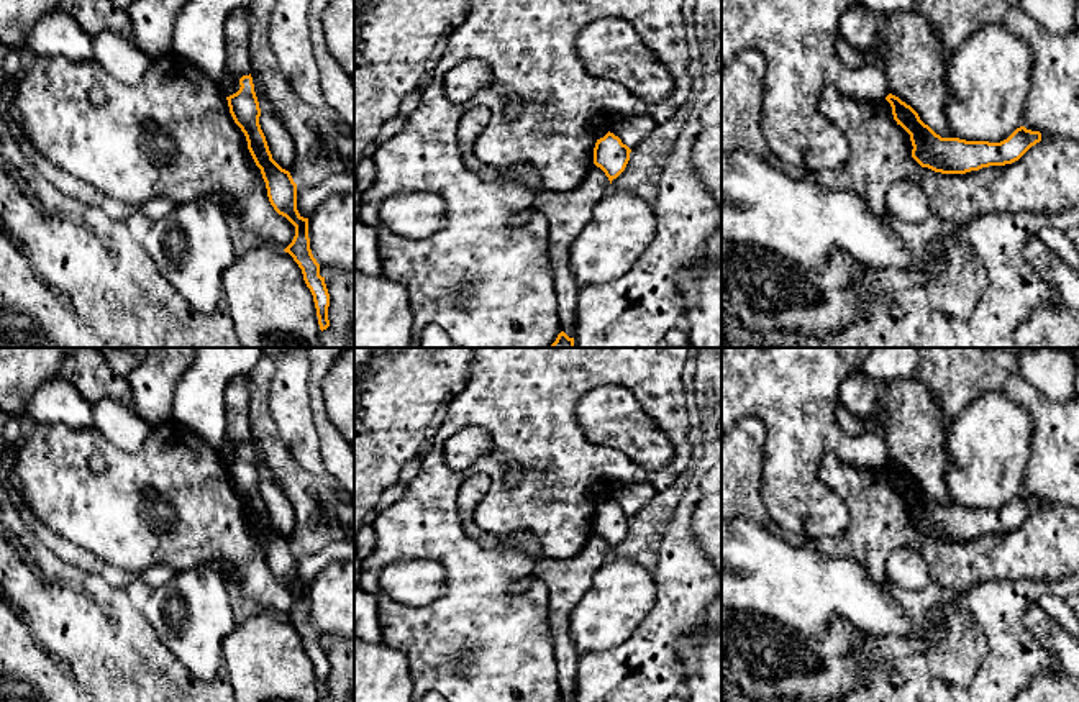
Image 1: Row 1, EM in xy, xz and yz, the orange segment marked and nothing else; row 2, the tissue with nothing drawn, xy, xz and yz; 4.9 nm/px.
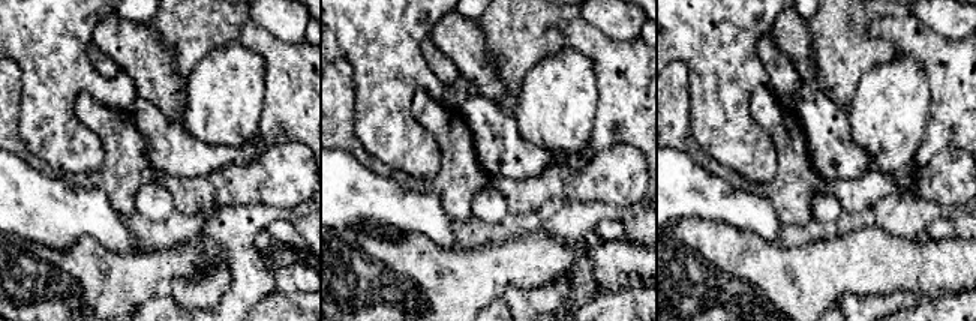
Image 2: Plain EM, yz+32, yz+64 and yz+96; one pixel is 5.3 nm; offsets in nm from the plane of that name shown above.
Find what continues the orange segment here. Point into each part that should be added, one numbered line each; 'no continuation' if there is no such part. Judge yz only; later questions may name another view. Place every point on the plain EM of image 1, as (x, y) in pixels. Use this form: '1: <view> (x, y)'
no continuation

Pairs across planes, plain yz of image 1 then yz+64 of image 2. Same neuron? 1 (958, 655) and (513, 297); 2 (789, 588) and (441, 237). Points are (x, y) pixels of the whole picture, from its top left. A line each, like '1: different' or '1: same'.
1: same
2: same

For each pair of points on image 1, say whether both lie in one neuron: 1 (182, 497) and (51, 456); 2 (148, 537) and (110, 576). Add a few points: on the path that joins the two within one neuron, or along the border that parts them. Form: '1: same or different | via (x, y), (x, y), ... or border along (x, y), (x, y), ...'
1: same | via (150, 507), (102, 507), (84, 489)
2: different | border along (84, 548), (113, 566), (138, 574)

